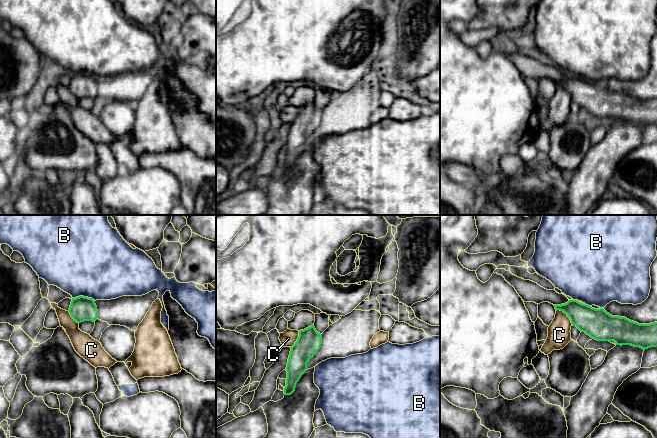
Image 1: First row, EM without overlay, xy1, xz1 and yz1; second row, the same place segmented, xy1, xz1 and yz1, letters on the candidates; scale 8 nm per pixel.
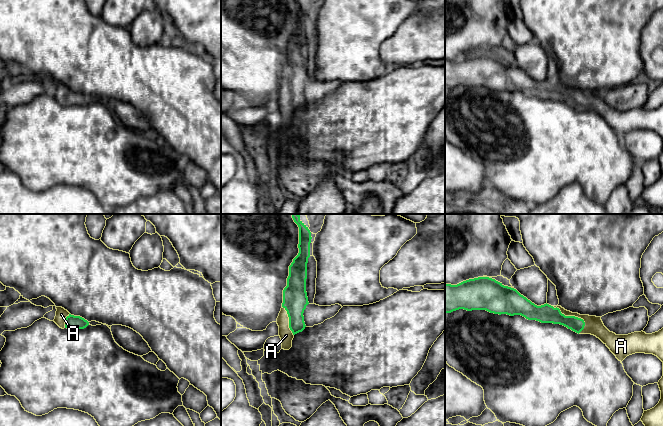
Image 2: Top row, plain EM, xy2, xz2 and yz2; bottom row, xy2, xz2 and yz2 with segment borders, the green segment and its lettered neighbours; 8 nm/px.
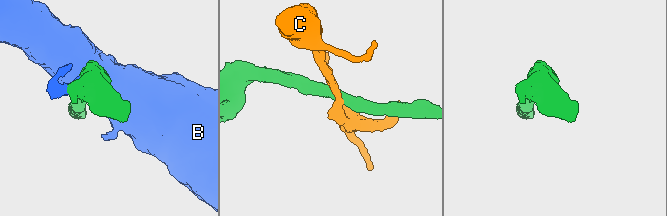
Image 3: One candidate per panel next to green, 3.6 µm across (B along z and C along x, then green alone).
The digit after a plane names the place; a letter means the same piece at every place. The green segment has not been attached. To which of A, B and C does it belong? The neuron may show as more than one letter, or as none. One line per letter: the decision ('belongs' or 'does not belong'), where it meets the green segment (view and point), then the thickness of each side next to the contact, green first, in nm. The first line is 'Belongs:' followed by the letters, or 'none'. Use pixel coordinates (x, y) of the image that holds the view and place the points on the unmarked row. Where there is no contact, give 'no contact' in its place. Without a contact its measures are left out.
Belongs: A
A: belongs | yz2 (571, 92) | 150/140 nm
B: does not belong | xy1 (83, 72) | 190/500 nm
C: does not belong | yz1 (567, 91) | 240/190 nm

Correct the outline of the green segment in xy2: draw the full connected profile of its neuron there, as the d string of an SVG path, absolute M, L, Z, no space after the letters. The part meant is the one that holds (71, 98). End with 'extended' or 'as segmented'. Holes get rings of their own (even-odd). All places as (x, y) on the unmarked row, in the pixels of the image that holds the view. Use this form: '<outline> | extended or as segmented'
M56 83L56 92L54 98L62 105L84 105L89 98L80 92L71 91L62 83Z | extended

